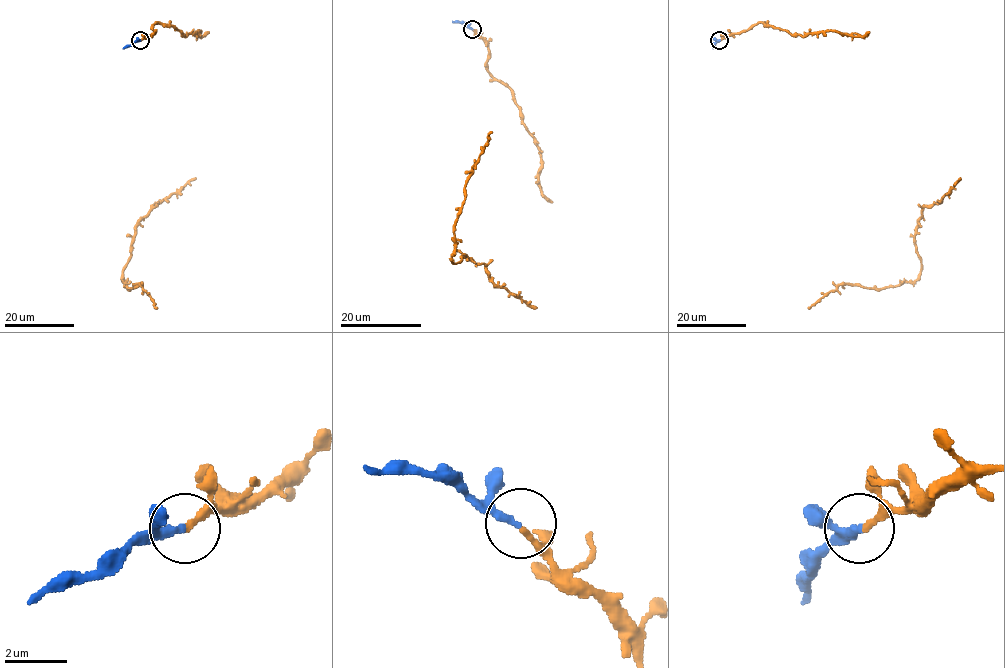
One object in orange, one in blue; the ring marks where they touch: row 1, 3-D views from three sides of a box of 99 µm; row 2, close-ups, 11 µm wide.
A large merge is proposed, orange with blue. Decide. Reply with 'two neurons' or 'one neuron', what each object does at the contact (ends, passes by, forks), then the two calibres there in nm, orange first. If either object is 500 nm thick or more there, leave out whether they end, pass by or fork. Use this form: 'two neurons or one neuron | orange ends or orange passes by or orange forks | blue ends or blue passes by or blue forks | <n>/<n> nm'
one neuron | orange ends | blue ends | 200/260 nm

